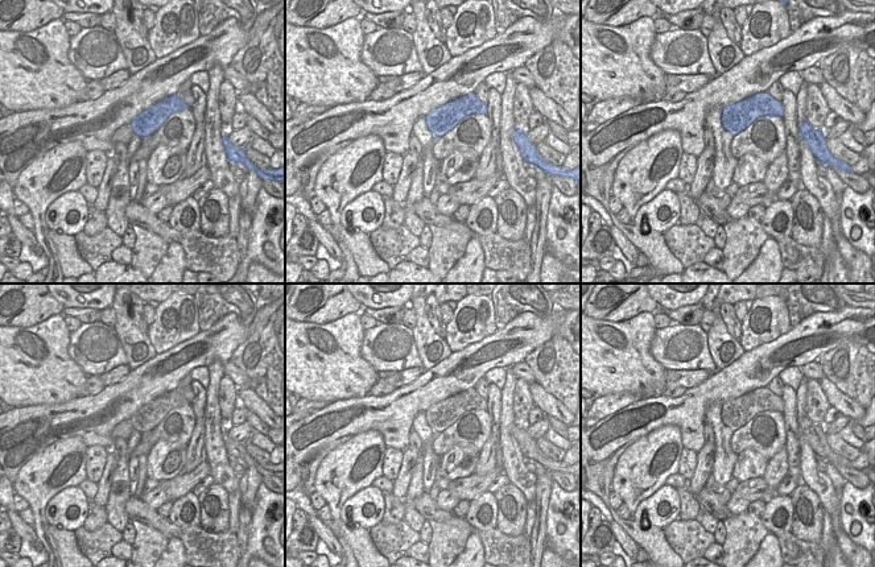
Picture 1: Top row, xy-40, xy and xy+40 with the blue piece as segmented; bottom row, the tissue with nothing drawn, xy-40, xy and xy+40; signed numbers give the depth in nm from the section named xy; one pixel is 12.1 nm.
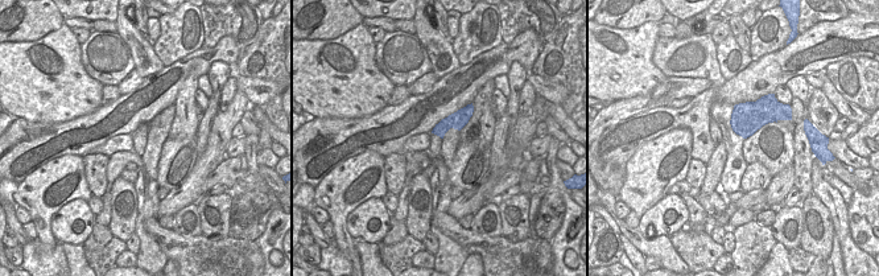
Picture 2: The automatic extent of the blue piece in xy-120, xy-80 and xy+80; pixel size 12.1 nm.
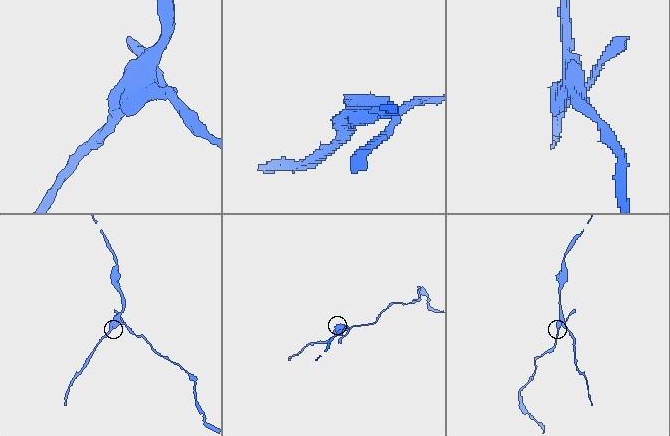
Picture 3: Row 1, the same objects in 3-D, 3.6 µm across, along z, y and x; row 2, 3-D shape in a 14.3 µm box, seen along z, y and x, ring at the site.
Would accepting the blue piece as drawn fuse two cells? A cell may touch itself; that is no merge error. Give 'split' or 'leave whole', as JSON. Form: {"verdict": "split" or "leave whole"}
{"verdict": "split"}

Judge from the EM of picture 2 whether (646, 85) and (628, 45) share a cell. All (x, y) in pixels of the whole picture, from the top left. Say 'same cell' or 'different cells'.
same cell

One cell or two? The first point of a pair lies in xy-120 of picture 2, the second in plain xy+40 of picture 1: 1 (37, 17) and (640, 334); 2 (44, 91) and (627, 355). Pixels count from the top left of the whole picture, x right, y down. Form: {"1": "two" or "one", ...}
{"1": "two", "2": "one"}

